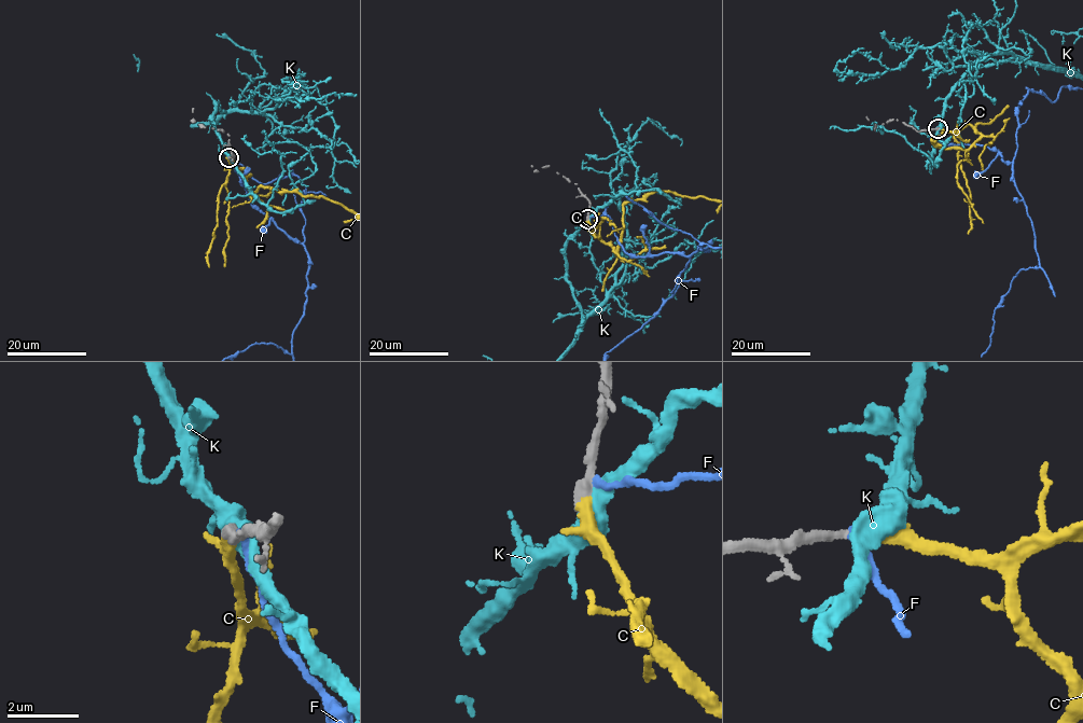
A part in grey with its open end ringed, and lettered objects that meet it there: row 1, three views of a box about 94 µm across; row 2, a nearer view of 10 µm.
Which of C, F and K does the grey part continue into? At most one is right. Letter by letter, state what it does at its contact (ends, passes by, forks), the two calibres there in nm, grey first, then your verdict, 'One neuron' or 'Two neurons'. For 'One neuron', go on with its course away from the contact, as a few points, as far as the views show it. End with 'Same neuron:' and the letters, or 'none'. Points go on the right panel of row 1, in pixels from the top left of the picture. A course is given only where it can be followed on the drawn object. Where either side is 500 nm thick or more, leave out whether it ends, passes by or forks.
C: It ends there. Thickness 400 nm (grey) against 420 nm. One neuron. Its course: (938, 128), (952, 131), (968, 124), (981, 138), (968, 150), (940, 148), (932, 141), (942, 131), (967, 129)
F: It ends there. Thickness 440 nm (grey) against 180 nm. Two neurons
K: Thickness 400 nm (grey) against 500 nm. Two neurons
Same neuron: C

